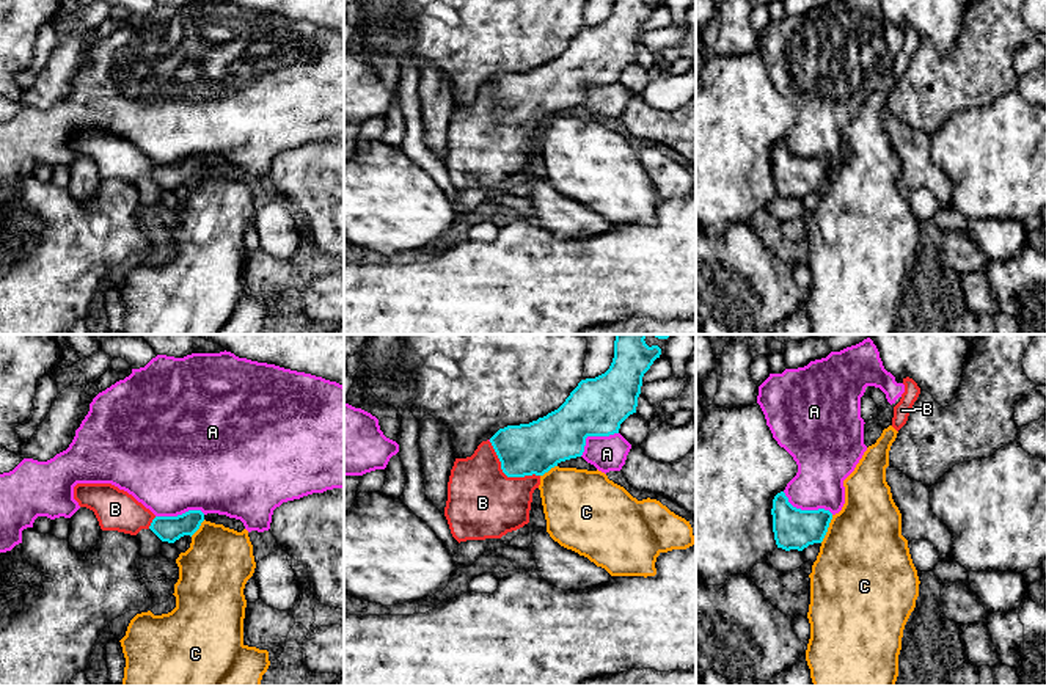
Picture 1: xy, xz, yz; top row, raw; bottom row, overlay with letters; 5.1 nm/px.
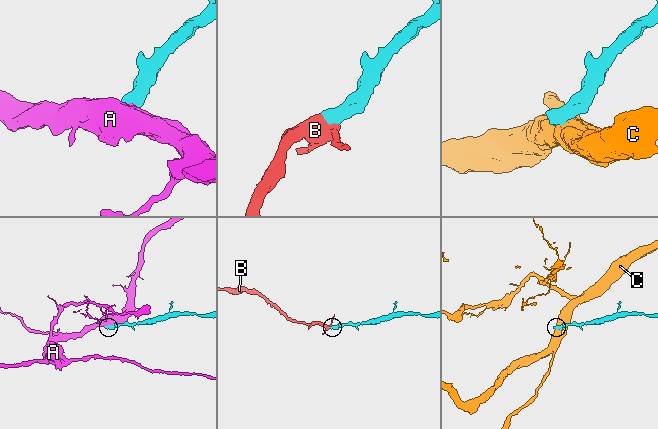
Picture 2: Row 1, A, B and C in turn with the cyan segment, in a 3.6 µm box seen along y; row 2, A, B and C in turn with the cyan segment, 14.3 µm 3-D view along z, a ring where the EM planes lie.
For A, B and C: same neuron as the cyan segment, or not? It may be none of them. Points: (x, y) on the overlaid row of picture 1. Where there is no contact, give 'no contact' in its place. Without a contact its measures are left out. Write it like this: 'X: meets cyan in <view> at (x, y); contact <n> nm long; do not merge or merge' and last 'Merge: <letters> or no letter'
A: meets cyan in yz at (806, 510); contact 280 nm long; do not merge
B: meets cyan in xz at (506, 474); contact 320 nm long; merge
C: meets cyan in yz at (826, 529); contact 160 nm long; do not merge
Merge: B

